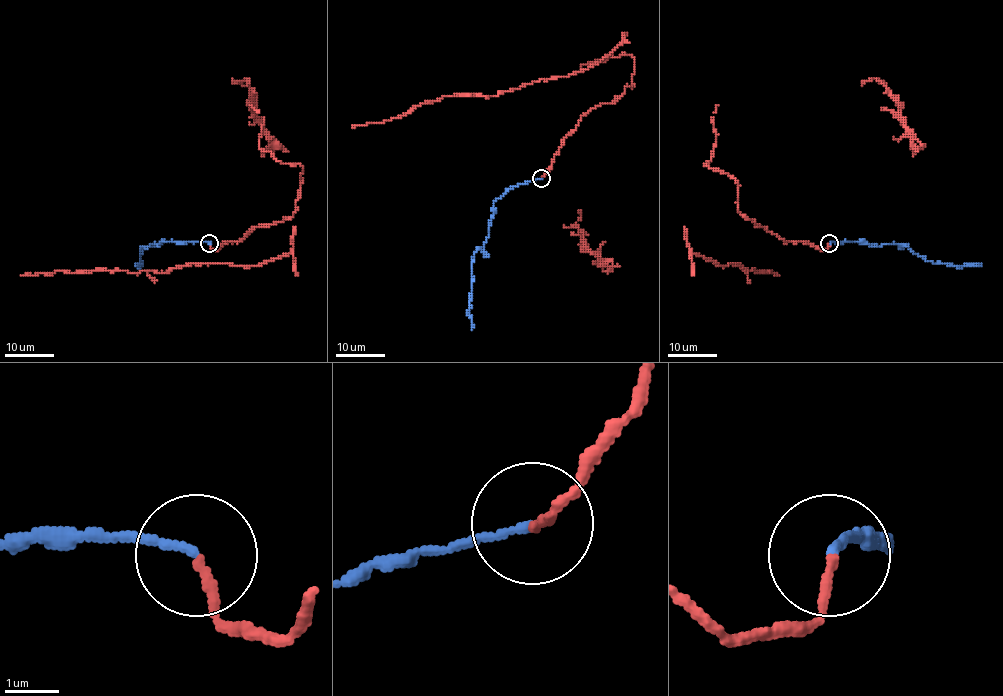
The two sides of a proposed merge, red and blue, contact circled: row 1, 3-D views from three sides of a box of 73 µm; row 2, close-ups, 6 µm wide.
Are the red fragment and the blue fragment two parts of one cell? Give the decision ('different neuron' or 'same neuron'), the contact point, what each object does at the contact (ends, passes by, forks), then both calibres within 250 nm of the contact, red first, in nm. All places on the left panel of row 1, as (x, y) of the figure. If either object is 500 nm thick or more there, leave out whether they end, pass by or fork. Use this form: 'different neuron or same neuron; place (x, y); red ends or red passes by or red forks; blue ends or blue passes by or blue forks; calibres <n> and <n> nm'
same neuron; place (209, 243); red ends; blue ends; calibres 160 and 140 nm

